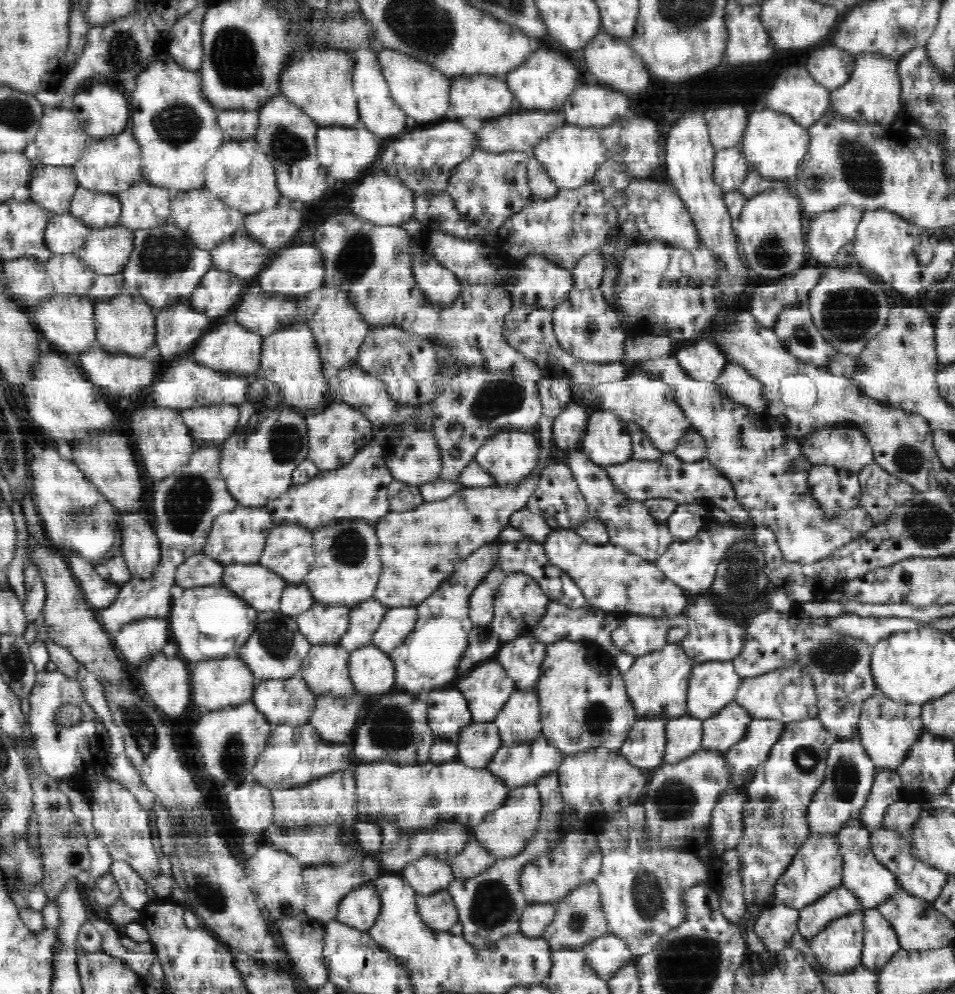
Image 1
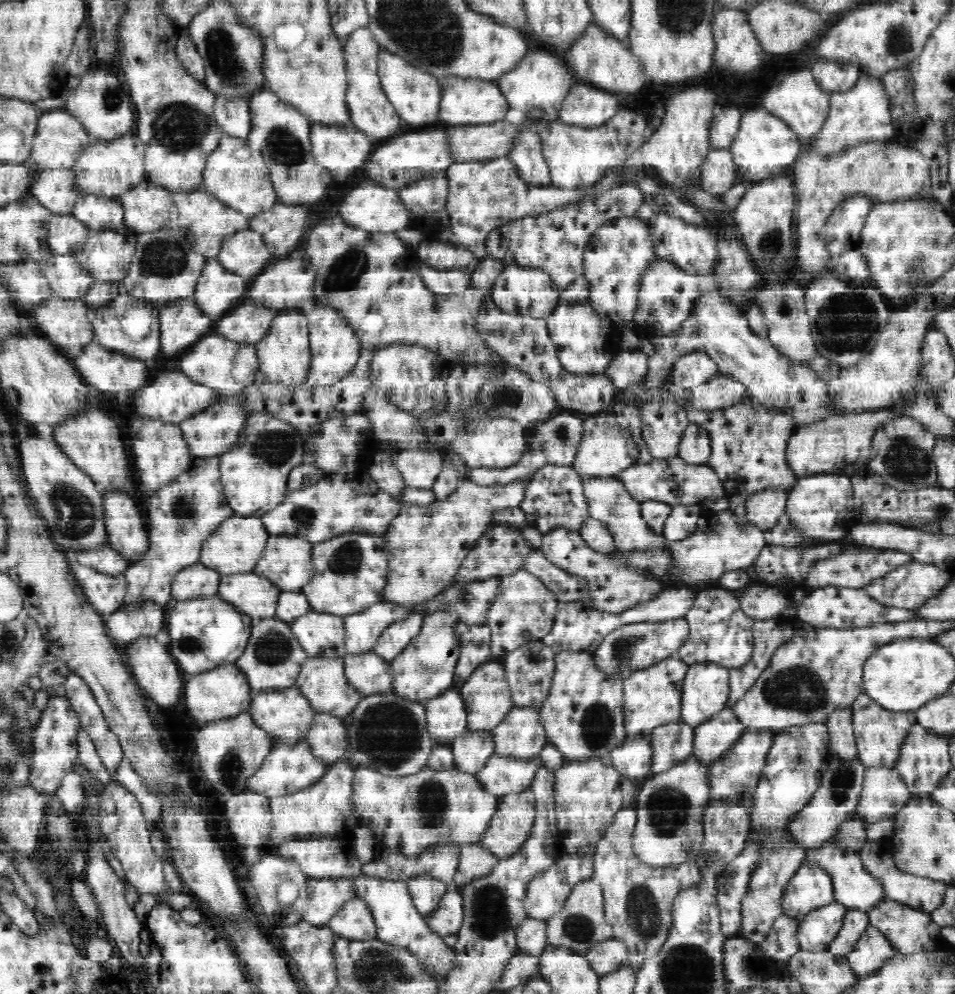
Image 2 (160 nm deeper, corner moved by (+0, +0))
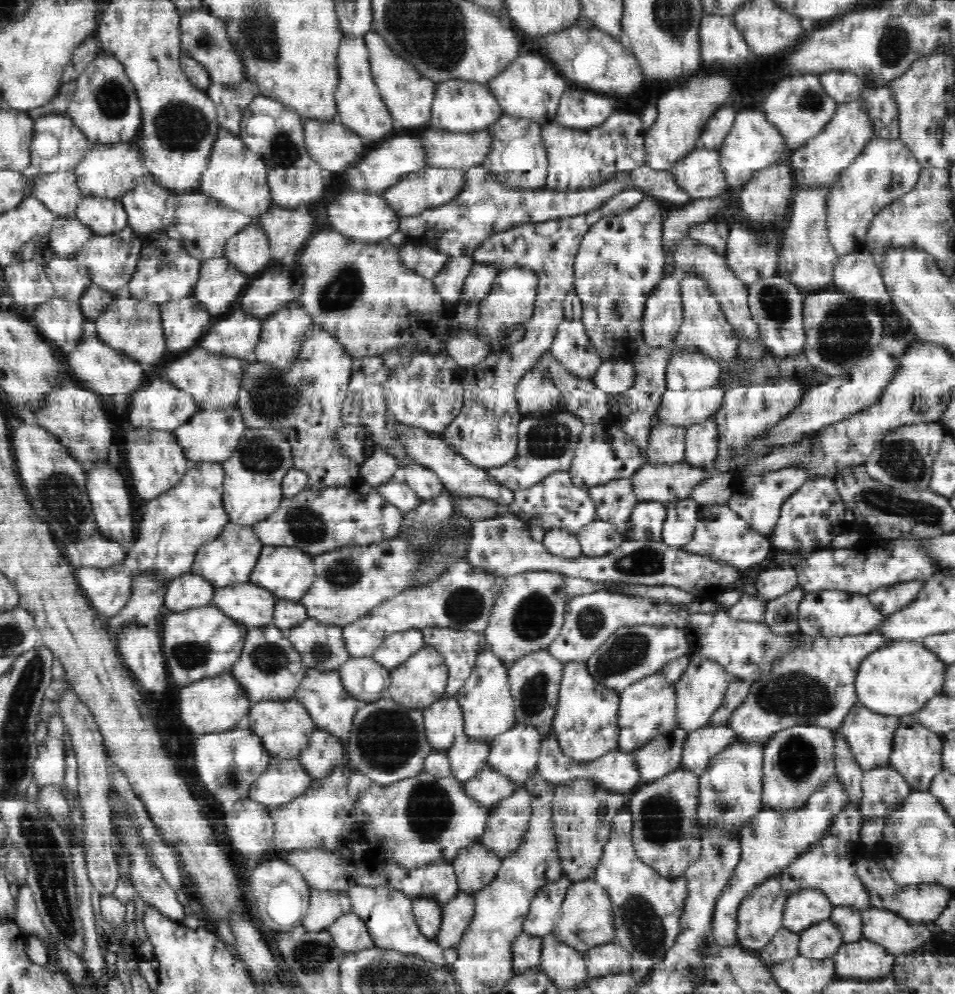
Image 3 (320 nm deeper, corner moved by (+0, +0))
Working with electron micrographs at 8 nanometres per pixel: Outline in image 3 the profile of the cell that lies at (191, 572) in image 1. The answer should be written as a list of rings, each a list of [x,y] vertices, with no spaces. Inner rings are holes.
[[[188,572],[168,582],[164,604],[172,613],[206,606],[211,603],[216,589],[204,575]]]

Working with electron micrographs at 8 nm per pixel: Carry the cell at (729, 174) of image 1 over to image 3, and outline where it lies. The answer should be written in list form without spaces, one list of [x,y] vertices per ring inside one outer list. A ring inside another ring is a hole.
[[[698,147],[692,153],[688,154],[682,162],[678,162],[674,166],[674,169],[670,171],[676,184],[682,190],[685,190],[691,196],[692,200],[716,197],[723,194],[724,190],[728,187],[720,158],[721,155],[718,149],[710,150],[708,147]]]

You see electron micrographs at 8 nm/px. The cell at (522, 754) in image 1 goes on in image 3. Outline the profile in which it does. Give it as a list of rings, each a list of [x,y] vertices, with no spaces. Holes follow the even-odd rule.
[[[487,765],[478,775],[465,782],[466,792],[485,808],[508,798],[519,789],[518,782],[504,776],[496,767]]]

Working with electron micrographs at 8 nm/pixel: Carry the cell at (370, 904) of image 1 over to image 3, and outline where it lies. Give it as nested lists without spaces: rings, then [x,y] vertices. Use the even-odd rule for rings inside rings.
[[[353,911],[339,915],[328,928],[335,945],[346,954],[348,951],[366,950],[374,947],[373,938],[364,919]]]

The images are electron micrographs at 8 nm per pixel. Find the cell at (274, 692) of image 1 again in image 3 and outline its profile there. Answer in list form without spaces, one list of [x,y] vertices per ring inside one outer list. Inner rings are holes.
[[[263,699],[260,702],[252,703],[248,719],[250,720],[250,730],[257,735],[266,750],[270,752],[271,758],[294,759],[298,757],[302,750],[307,748],[312,732],[315,732],[316,725],[310,717],[306,707],[292,699]]]

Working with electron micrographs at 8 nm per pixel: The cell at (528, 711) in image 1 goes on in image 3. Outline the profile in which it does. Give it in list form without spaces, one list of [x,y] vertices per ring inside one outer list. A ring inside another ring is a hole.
[[[515,722],[492,740],[487,764],[518,782],[522,788],[537,771],[543,740],[537,728]]]

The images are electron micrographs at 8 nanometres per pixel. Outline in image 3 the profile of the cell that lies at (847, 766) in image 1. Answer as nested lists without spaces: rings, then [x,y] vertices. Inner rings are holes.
[[[834,774],[808,798],[803,807],[786,812],[764,807],[740,828],[741,858],[734,876],[730,878],[715,904],[712,933],[716,944],[731,946],[737,942],[737,914],[742,899],[745,899],[764,879],[782,872],[796,858],[810,851],[830,830],[834,817],[844,812],[849,802],[849,792],[845,790],[841,776]]]

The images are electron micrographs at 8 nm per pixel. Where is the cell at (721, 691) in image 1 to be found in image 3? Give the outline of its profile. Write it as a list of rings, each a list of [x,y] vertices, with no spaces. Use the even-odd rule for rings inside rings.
[[[690,656],[690,664],[676,682],[677,722],[686,733],[692,733],[710,724],[713,715],[724,702],[726,690],[734,677],[716,661],[698,656]]]

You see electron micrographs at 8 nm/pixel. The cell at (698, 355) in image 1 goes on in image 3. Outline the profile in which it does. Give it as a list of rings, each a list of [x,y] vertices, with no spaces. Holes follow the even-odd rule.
[[[674,347],[667,363],[667,389],[672,391],[712,388],[723,373],[718,361],[696,348]]]

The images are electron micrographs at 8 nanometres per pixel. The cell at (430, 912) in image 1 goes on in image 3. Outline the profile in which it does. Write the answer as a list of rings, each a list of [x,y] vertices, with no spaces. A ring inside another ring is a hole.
[[[458,891],[450,902],[446,902],[442,910],[441,926],[435,941],[440,943],[444,950],[457,948],[474,916],[474,897]]]

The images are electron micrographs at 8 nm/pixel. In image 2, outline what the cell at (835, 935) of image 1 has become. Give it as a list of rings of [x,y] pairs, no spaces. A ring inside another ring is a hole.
[[[848,908],[842,928],[840,928],[838,935],[831,940],[827,952],[831,956],[838,957],[838,960],[845,960],[846,956],[856,948],[858,939],[868,926],[869,916],[867,911]]]

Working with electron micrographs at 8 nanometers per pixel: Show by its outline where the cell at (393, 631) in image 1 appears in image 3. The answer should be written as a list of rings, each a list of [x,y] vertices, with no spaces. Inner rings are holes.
[[[417,627],[394,632],[373,652],[374,660],[388,670],[394,670],[424,646],[423,638],[424,633]]]

